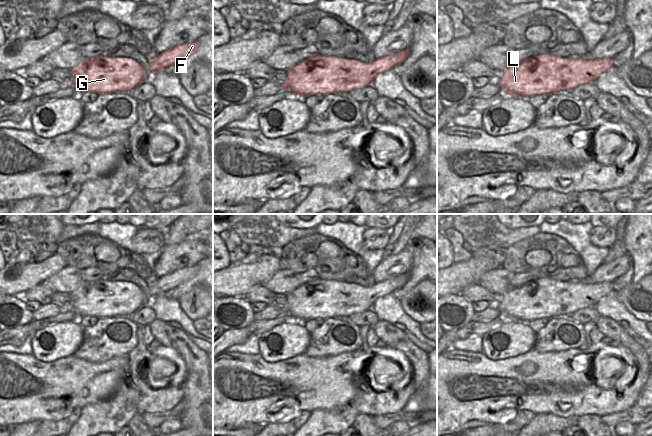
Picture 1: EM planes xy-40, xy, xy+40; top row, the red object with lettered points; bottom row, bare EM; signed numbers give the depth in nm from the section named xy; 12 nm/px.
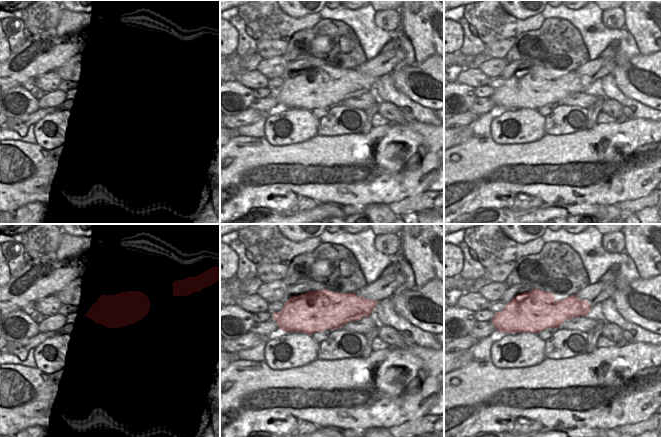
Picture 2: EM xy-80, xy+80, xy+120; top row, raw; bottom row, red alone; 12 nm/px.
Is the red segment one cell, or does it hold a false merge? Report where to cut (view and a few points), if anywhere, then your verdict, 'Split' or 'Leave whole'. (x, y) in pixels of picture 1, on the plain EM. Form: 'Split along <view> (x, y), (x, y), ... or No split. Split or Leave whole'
No split. Leave whole

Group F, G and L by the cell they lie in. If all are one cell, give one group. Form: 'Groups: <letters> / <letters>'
Groups: F G L

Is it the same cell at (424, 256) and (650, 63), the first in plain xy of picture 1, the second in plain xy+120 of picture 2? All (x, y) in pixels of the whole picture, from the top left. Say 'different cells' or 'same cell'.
different cells

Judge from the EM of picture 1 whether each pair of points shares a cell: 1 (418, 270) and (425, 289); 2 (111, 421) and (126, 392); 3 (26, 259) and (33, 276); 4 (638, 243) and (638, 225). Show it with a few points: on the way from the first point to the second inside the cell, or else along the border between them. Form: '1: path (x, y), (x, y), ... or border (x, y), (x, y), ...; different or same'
1: border (426, 278), (419, 281), (404, 294); different
2: path (113, 414), (126, 399); same
3: path (25, 263), (29, 267), (29, 272); same
4: path (640, 239), (639, 229); same

